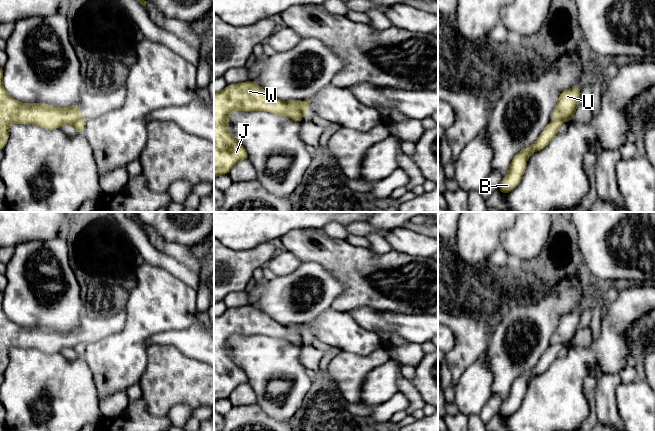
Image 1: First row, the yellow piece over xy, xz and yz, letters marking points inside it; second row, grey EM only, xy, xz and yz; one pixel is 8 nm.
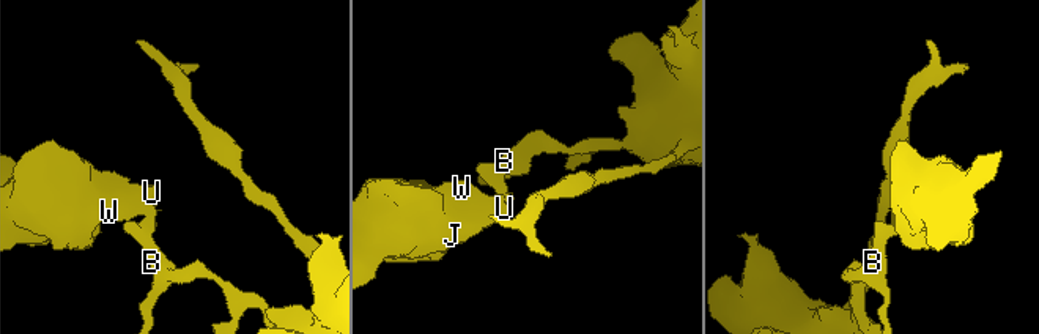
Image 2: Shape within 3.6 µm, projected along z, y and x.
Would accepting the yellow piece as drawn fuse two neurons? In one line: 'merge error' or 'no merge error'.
merge error

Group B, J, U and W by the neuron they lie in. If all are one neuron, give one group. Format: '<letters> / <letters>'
B / J U W

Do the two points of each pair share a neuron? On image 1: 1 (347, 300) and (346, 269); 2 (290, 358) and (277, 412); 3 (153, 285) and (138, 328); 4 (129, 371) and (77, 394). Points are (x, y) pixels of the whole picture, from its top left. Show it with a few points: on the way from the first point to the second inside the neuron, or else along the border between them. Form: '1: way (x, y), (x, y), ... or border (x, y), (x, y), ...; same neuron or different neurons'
1: way (348, 292), (348, 277); same neuron
2: way (294, 372), (298, 377), (298, 391), (291, 401); same neuron
3: way (153, 296), (153, 306), (145, 317); same neuron
4: border (87, 364), (93, 377), (99, 402); different neurons

